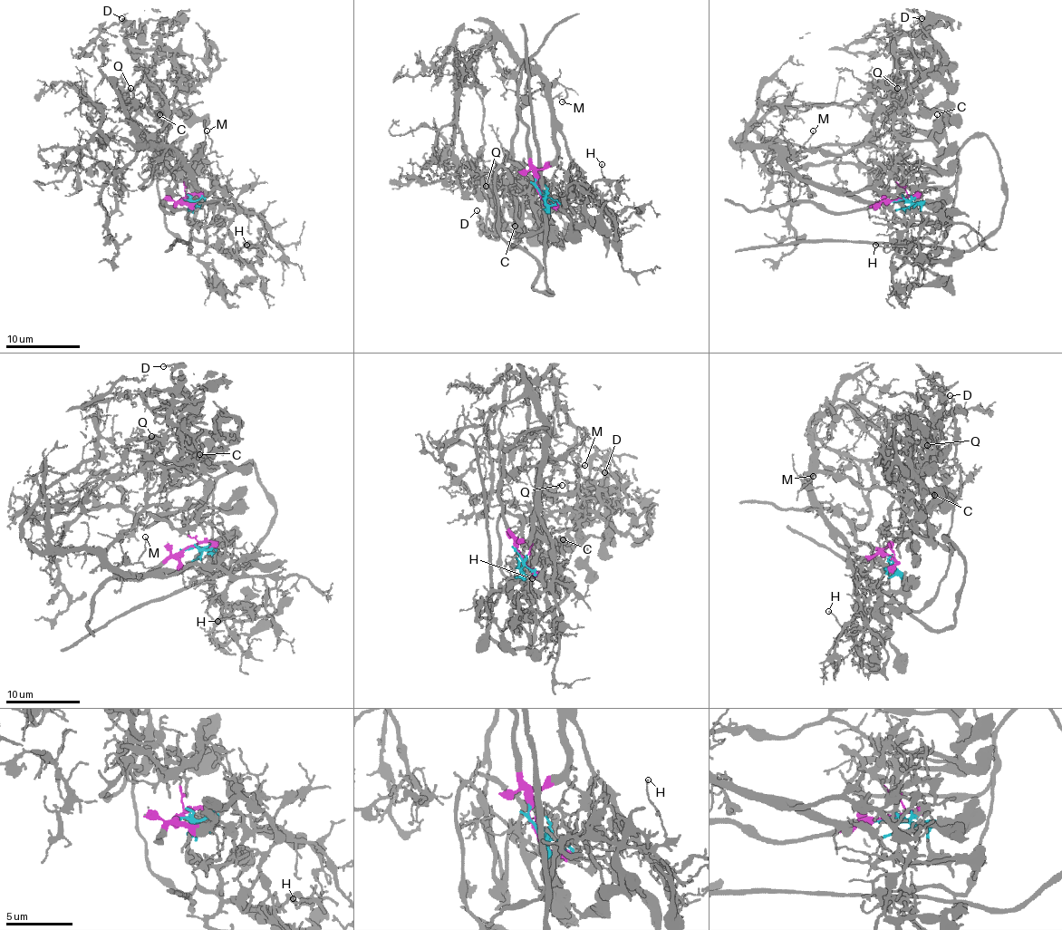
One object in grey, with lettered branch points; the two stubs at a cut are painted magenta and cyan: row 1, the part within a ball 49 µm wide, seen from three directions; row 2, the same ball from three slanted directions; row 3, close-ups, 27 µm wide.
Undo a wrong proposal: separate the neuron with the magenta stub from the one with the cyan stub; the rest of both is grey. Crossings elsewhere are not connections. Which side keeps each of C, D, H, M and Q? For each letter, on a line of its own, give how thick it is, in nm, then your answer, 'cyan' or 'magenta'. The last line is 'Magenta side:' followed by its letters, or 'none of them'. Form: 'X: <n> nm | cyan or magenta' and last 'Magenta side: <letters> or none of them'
C: 110 nm | cyan
D: 160 nm | cyan
H: 110 nm | cyan
M: 90 nm | magenta
Q: 280 nm | cyan
Magenta side: M

